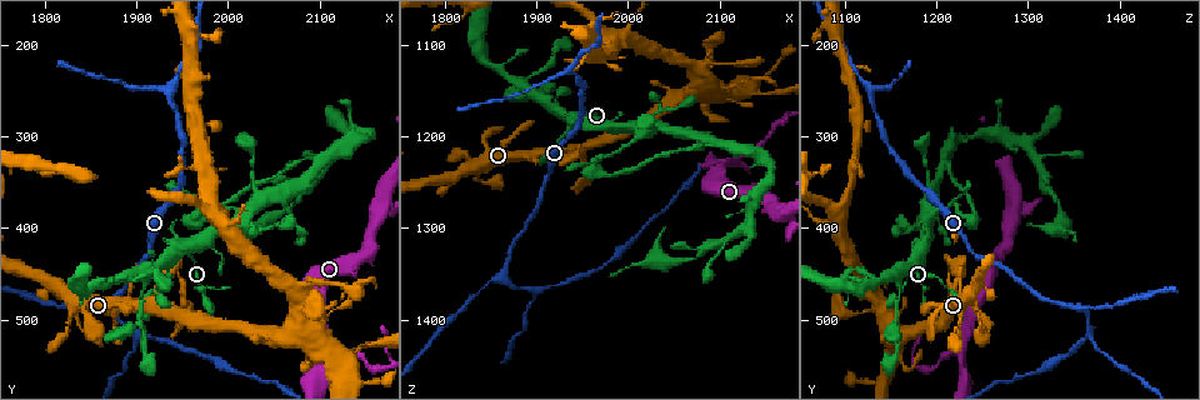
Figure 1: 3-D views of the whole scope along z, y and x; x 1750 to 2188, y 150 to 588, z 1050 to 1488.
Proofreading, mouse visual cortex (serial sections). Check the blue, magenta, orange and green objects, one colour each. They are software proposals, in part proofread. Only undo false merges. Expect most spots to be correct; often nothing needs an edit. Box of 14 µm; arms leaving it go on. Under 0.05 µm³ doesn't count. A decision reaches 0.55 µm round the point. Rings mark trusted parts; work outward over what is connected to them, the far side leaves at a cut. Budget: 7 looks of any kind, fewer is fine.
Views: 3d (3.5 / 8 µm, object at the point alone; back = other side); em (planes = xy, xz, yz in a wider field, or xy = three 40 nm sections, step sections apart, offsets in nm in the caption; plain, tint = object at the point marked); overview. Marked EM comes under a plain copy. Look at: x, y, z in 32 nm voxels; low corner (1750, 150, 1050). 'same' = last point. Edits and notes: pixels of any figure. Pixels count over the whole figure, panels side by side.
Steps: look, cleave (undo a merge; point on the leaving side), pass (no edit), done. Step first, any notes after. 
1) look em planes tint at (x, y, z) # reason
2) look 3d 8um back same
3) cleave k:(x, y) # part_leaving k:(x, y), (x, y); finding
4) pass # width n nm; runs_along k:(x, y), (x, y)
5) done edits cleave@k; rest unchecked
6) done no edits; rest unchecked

look 3d 3.5um at (1935, 445, 1220) # abrupt turn

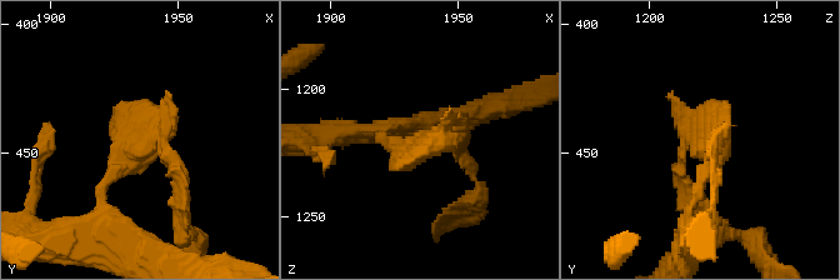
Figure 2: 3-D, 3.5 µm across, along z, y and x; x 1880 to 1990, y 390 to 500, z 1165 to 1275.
look em xy step 5 tint at (1938, 446, 1220)

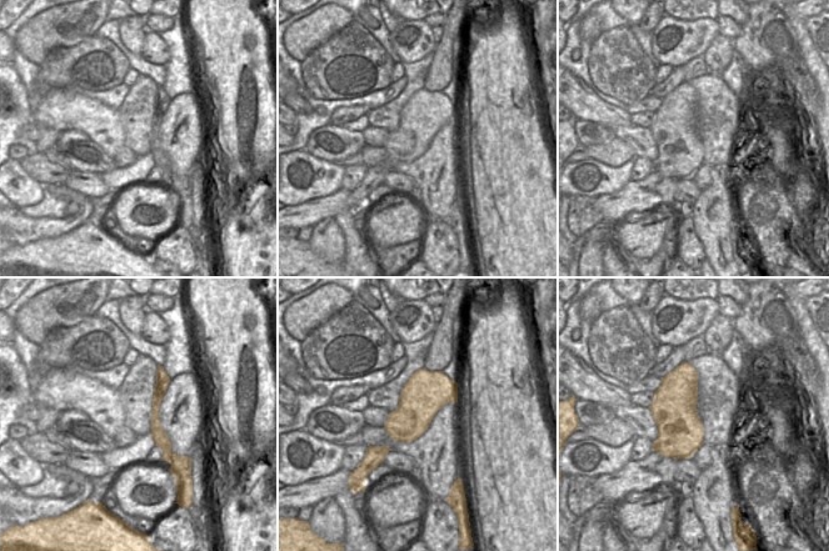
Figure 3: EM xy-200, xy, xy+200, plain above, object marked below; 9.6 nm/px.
pass # runs_along 2:(381, 135), (459, 135); continuous, no second cell

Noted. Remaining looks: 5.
look 3d 3.5um at (1905, 520, 1370) # three arms meet

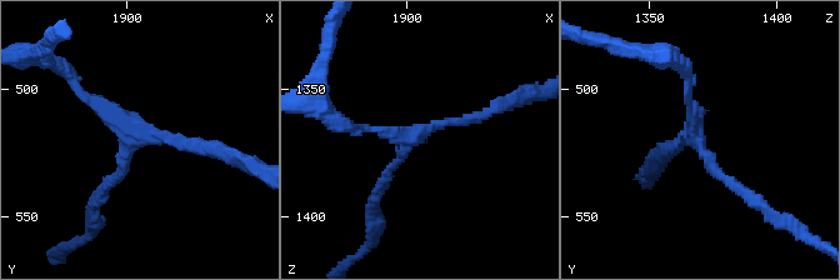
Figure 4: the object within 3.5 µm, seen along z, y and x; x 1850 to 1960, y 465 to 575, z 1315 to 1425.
look em xy step 5 tint at (1903, 516, 1367)

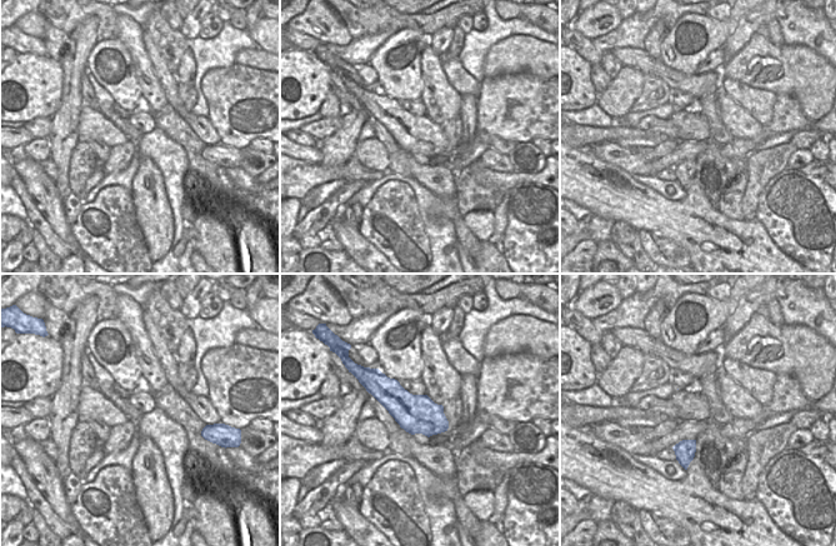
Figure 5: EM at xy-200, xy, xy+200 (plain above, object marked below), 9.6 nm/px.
pass # arm_widths 100, 150, 150 nm; runs_along 4:(75, 81), (140, 135), (213, 146); one cell here

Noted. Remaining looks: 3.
look em xy step 1 tint at (1935, 255, 1125)

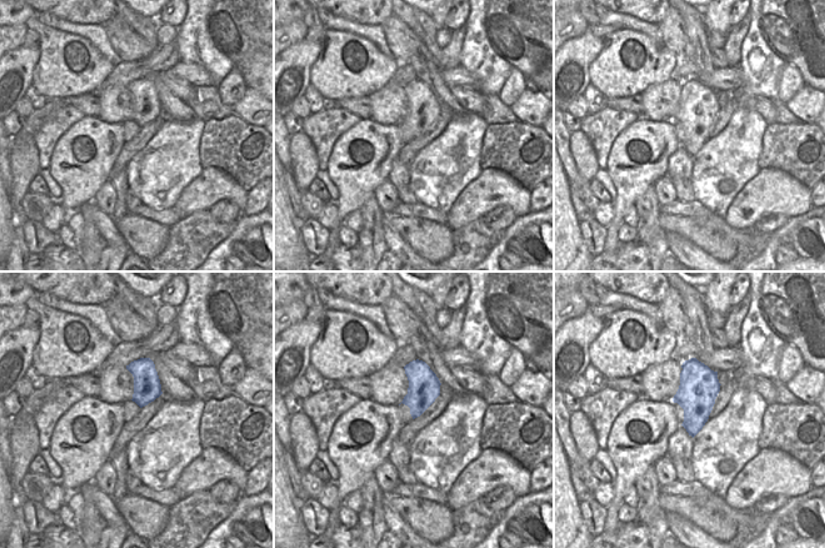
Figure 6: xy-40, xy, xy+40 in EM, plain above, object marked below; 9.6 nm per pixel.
look 3d 3.5um same

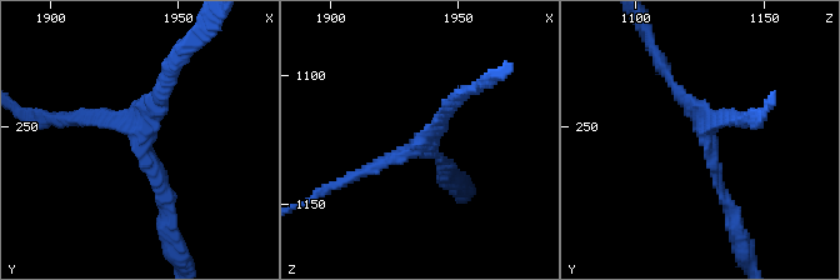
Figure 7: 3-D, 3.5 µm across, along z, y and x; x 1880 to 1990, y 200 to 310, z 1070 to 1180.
pass # width 300 nm; runs_along 7:(733, 210), (704, 123), (666, 73); continuous, no second cell

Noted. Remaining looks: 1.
done no edits; rest unchecked

